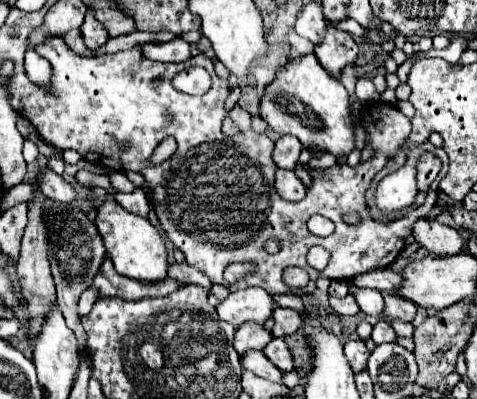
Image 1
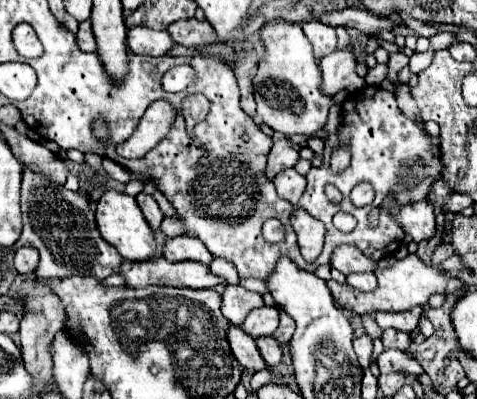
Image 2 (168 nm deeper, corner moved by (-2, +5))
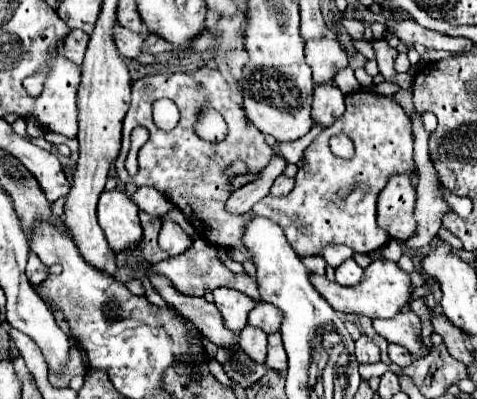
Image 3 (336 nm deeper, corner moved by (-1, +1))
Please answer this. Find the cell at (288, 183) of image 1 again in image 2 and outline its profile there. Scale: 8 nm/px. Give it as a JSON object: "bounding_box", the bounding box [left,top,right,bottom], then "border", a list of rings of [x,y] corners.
{"bounding_box":[273,169,305,203],"border":[[[285,169],[283,173],[279,173],[273,179],[273,183],[277,187],[279,197],[283,197],[291,203],[297,203],[299,197],[303,195],[303,191],[305,191],[305,177],[299,175],[295,169]]]}

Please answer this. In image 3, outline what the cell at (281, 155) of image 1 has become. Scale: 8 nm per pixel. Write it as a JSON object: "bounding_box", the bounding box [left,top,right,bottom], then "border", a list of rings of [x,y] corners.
{"bounding_box":[228,155,286,213],"border":[[[274,155],[272,161],[260,171],[258,179],[250,181],[248,185],[240,187],[238,191],[234,191],[228,199],[228,207],[230,213],[246,213],[250,211],[262,197],[266,197],[270,193],[270,187],[274,183],[274,179],[278,175],[282,175],[286,169],[286,159],[282,155]]]}

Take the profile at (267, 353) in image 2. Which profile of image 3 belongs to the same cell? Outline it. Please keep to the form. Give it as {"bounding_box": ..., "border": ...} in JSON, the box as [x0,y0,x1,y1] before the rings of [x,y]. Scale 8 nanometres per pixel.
{"bounding_box":[240,325,266,363],"border":[[[246,325],[240,331],[240,345],[250,359],[254,359],[258,363],[266,361],[266,333],[262,329]]]}

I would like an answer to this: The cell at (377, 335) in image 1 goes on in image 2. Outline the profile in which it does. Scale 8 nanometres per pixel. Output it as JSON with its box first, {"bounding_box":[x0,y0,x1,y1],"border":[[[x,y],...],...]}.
{"bounding_box":[381,329,409,351],"border":[[[387,329],[387,331],[383,331],[383,337],[381,337],[381,341],[383,341],[383,345],[385,345],[385,349],[401,349],[401,351],[405,351],[407,347],[409,347],[409,335],[407,333],[401,333],[401,331],[397,331],[397,329]]]}

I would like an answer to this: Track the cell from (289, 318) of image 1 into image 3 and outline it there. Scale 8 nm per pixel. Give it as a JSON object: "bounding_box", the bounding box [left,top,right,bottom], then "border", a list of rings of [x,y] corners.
{"bounding_box":[266,333,286,373],"border":[[[272,333],[268,335],[268,359],[266,365],[270,369],[276,369],[278,373],[286,373],[286,351],[282,345],[282,337],[280,333]]]}

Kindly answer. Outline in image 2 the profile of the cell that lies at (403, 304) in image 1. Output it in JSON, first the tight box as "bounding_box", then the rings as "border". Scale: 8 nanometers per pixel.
{"bounding_box":[375,307,423,333],"border":[[[413,307],[413,309],[403,311],[403,313],[383,313],[383,311],[379,311],[379,313],[375,313],[375,321],[381,329],[393,327],[393,329],[399,329],[403,333],[411,333],[419,323],[421,311],[423,311],[421,307]]]}

